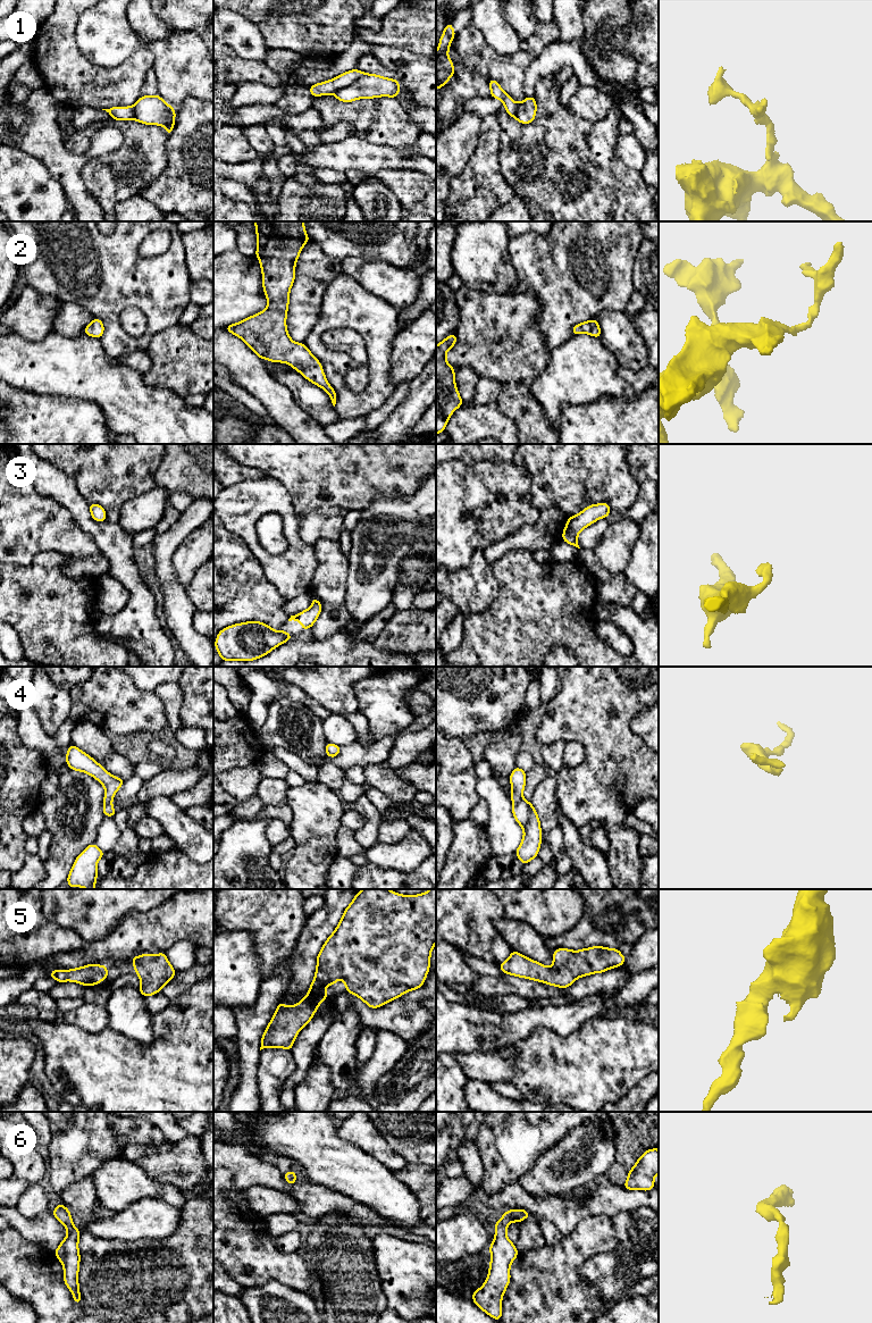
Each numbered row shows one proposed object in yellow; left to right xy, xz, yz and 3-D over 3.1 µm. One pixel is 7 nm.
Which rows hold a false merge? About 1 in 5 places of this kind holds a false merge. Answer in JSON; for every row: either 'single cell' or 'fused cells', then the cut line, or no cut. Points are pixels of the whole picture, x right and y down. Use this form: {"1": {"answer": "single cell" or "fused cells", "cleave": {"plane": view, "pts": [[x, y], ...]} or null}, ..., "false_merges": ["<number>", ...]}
{"1": {"answer": "fused cells", "cleave": {"plane": "xz", "pts": [[363, 73], [352, 83], [337, 89], [333, 93]]}}, "2": {"answer": "single cell", "cleave": null}, "3": {"answer": "single cell", "cleave": null}, "4": {"answer": "single cell", "cleave": null}, "5": {"answer": "single cell", "cleave": null}, "6": {"answer": "single cell", "cleave": null}, "false_merges": ["1"]}

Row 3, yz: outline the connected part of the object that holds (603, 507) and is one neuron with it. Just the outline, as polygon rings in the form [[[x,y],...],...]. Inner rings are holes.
[[[609,503],[588,505],[580,513],[568,518],[565,528],[562,533],[562,539],[578,549],[578,534],[586,527],[601,518],[606,518],[611,513]]]

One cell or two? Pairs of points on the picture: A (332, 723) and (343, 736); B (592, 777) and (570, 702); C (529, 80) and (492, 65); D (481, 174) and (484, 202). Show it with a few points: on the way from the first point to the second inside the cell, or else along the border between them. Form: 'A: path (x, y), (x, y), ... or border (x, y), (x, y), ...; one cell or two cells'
A: path (335, 727), (341, 733); one cell
B: path (593, 759), (593, 725), (588, 720); one cell
C: border (539, 56), (526, 70), (522, 84), (525, 97); two cells
D: path (481, 181), (481, 195); one cell

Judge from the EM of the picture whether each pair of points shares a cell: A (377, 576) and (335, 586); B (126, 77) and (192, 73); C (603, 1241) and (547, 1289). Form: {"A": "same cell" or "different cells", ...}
{"A": "different cells", "B": "different cells", "C": "same cell"}

